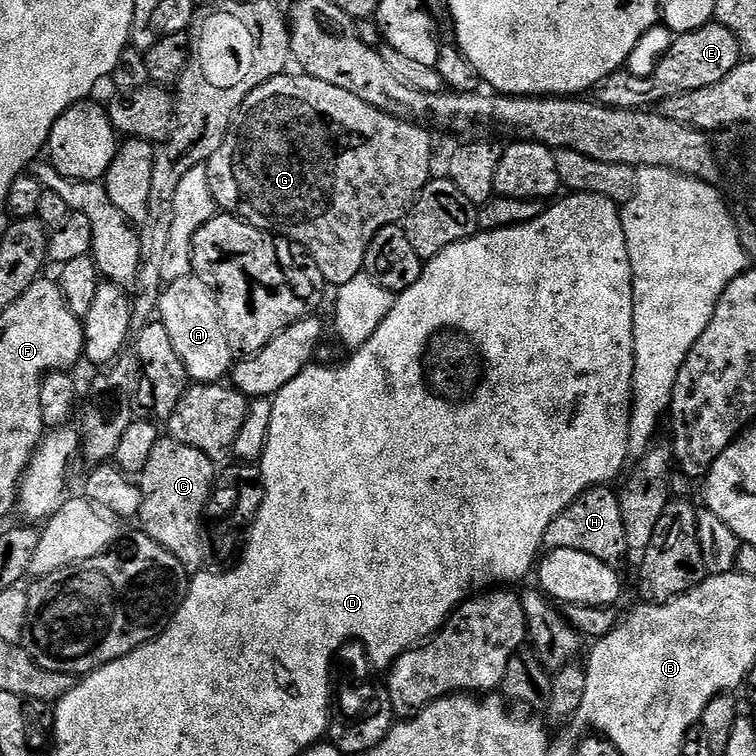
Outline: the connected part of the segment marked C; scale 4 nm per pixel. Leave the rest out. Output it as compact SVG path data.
M171 438L160 439L150 454L150 462L146 462L144 471L138 476L142 490L139 527L154 538L154 542L166 546L189 574L206 568L200 525L204 523L204 511L217 480L218 468L213 460L206 458L202 450L194 450L194 446L186 446Z

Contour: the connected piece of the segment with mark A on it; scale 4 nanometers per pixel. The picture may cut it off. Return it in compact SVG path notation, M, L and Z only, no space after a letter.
M195 274L178 278L160 294L159 323L166 326L170 342L188 371L189 381L197 384L214 384L223 381L234 367L234 353L224 329L224 318L216 296Z

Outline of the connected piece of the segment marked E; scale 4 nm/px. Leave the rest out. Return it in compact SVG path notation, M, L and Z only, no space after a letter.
M715 22L704 24L702 27L694 29L693 32L681 32L673 40L676 41L669 46L668 53L661 58L660 65L649 76L631 76L628 70L610 74L595 89L595 99L605 108L644 110L665 100L667 96L676 96L679 92L689 92L690 90L702 90L702 86L714 86L714 82L722 82L722 78L726 78L726 74L730 74L730 70L737 68L742 59L740 43L736 35L726 26Z

